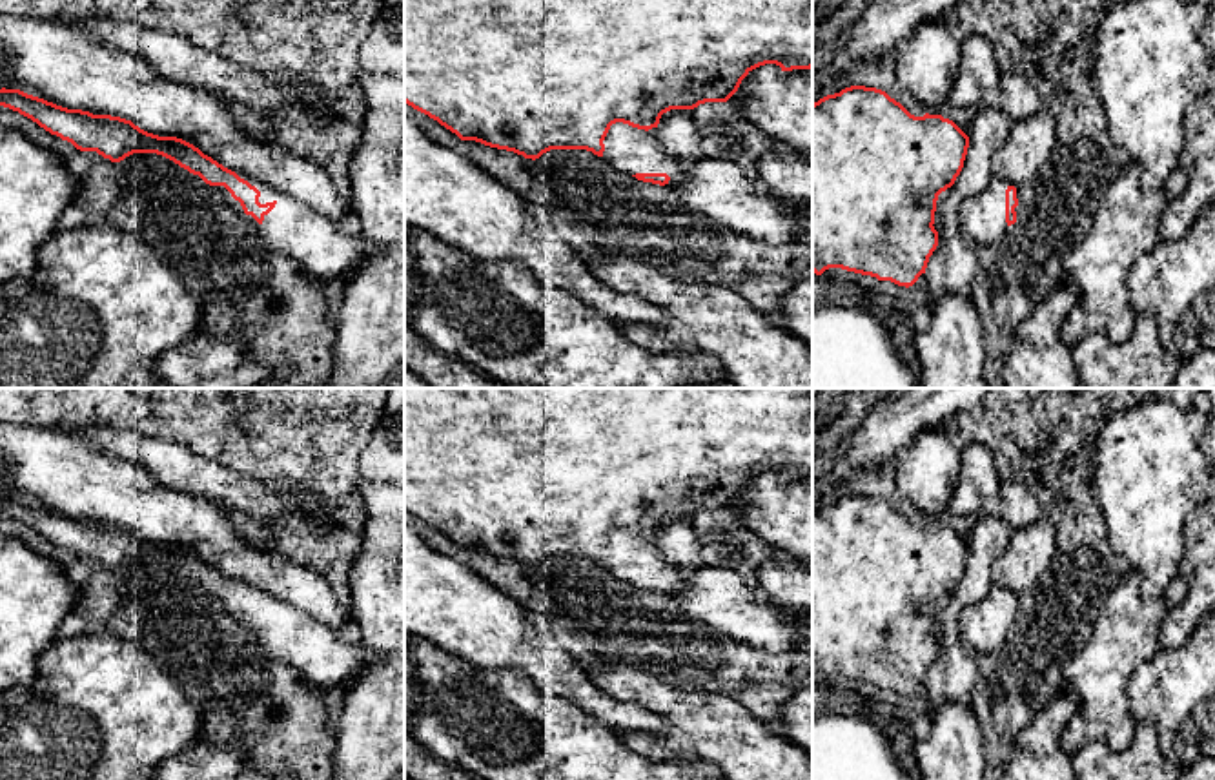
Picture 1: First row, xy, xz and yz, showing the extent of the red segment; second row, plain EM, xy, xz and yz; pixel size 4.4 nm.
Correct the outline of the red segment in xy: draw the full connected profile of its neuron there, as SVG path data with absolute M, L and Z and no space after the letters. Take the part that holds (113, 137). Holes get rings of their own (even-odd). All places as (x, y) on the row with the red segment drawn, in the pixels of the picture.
M2 87L0 106L18 111L77 149L97 151L111 162L133 153L157 153L173 160L215 188L230 210L259 231L266 248L290 257L302 273L321 282L342 286L357 262L375 251L353 230L344 230L313 208L224 168L182 139L148 133L120 117L67 109L20 89Z

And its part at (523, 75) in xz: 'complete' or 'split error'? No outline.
split error

